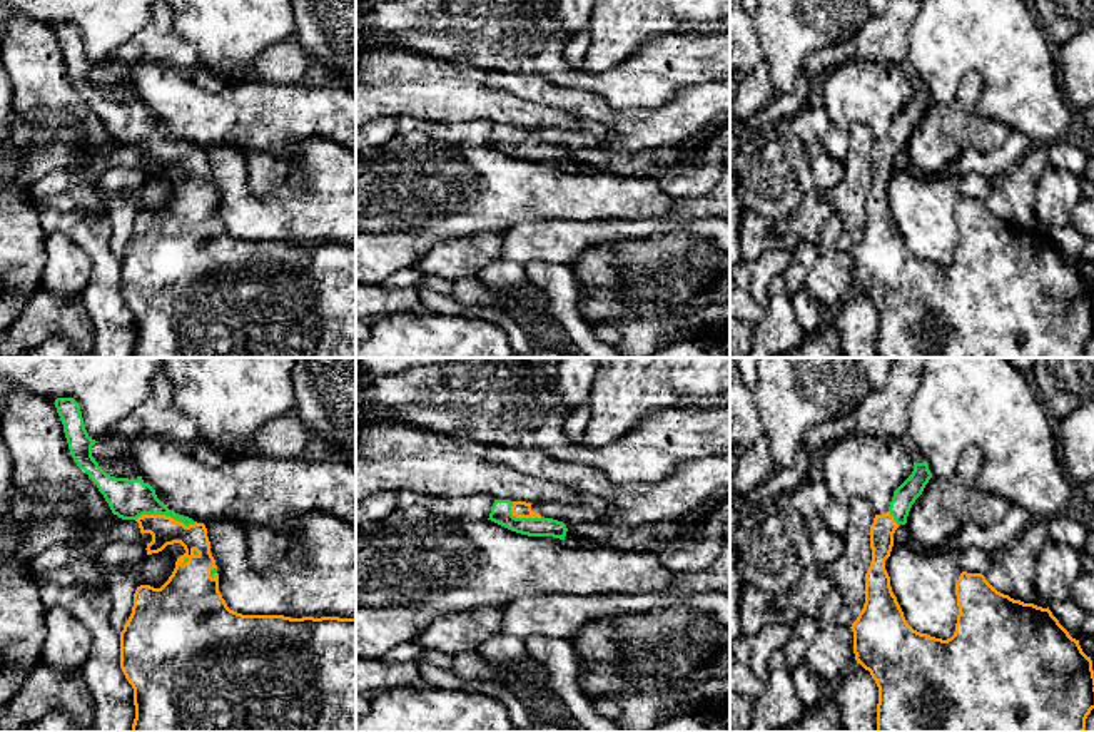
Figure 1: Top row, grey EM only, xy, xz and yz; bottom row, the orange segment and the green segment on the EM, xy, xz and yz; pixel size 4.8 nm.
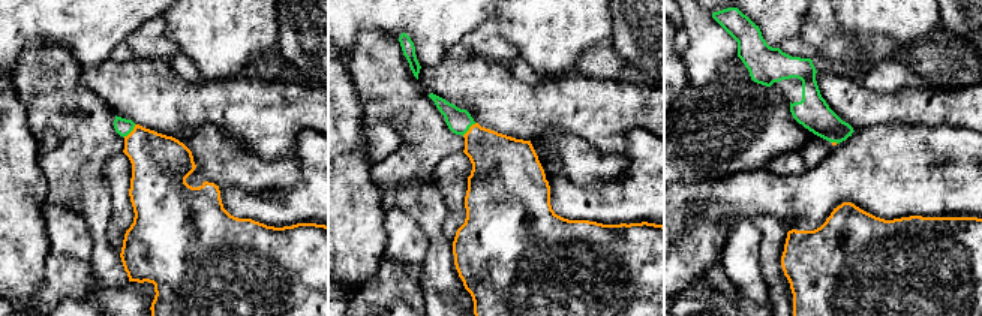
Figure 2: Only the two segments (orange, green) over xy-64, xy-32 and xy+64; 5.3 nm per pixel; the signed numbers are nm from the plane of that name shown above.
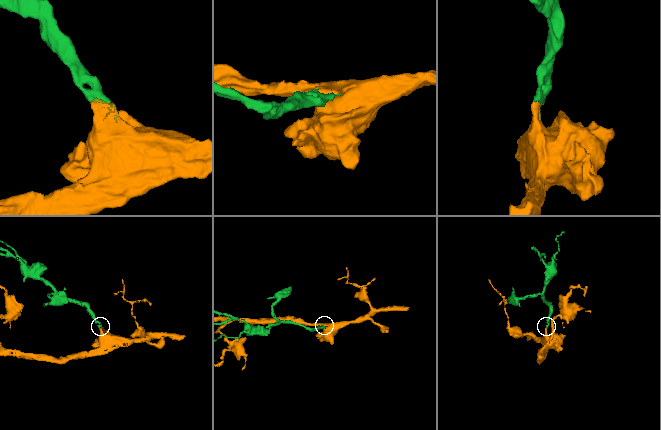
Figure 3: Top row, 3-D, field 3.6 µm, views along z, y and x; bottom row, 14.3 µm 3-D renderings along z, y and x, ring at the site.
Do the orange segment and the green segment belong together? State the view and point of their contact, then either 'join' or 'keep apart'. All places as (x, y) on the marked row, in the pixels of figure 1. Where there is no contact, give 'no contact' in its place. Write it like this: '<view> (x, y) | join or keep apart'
xy (164, 515) | join

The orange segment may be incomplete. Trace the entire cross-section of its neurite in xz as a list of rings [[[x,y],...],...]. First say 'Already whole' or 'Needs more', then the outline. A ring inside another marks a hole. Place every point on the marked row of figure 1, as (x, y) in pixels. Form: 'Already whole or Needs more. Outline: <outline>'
Needs more. Outline: [[[494,500],[491,506],[491,521],[528,536],[553,536],[565,540],[566,525],[563,521],[544,518],[531,510],[531,503]]]

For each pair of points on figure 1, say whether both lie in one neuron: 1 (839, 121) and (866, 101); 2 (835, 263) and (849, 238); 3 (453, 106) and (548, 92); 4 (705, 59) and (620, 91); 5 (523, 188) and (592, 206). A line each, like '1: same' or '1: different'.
1: same
2: different
3: different
4: same
5: same

